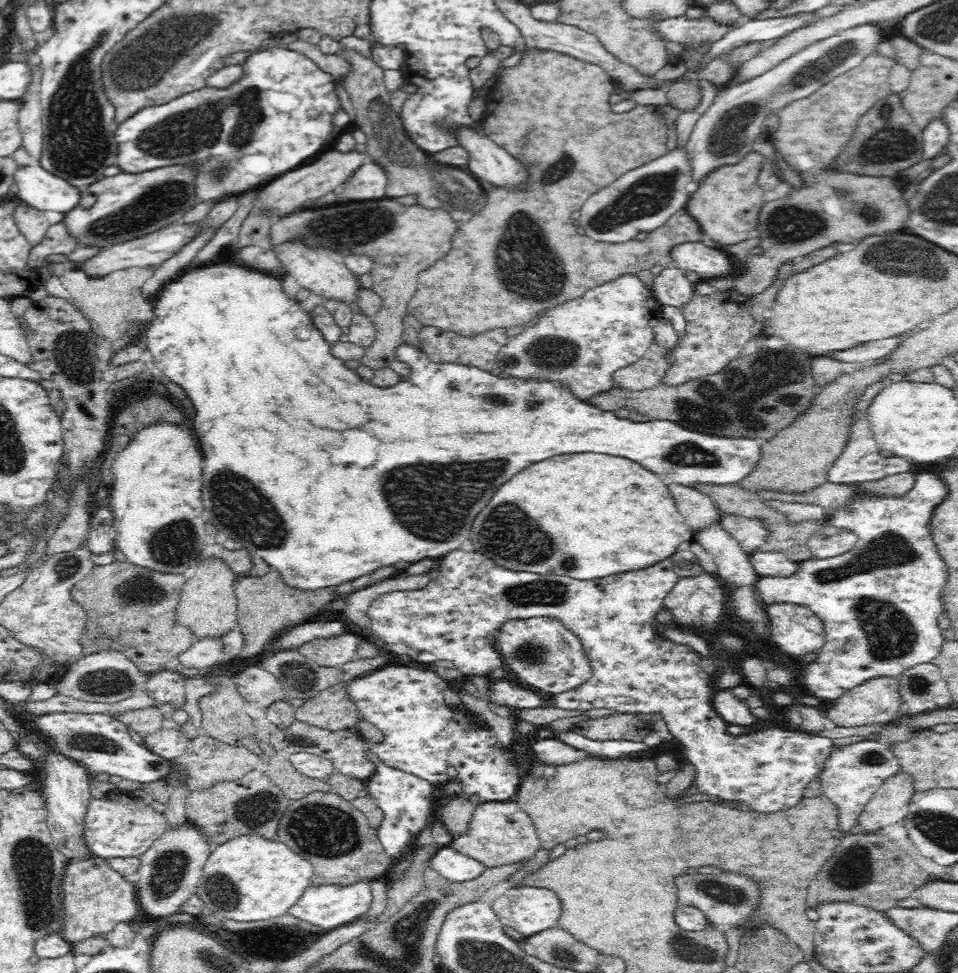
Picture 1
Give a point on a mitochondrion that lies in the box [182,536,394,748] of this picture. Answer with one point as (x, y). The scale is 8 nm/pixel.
(299, 675)

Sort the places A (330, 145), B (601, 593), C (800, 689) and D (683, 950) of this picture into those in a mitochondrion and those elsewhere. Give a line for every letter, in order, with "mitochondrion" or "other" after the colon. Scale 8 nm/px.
A: other
B: other
C: other
D: mitochondrion

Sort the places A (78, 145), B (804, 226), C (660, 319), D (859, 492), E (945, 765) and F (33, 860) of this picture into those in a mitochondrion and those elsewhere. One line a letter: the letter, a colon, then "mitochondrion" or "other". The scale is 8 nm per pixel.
A: mitochondrion
B: mitochondrion
C: other
D: other
E: other
F: mitochondrion

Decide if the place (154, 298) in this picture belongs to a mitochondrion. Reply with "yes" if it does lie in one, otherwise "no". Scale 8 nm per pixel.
no

